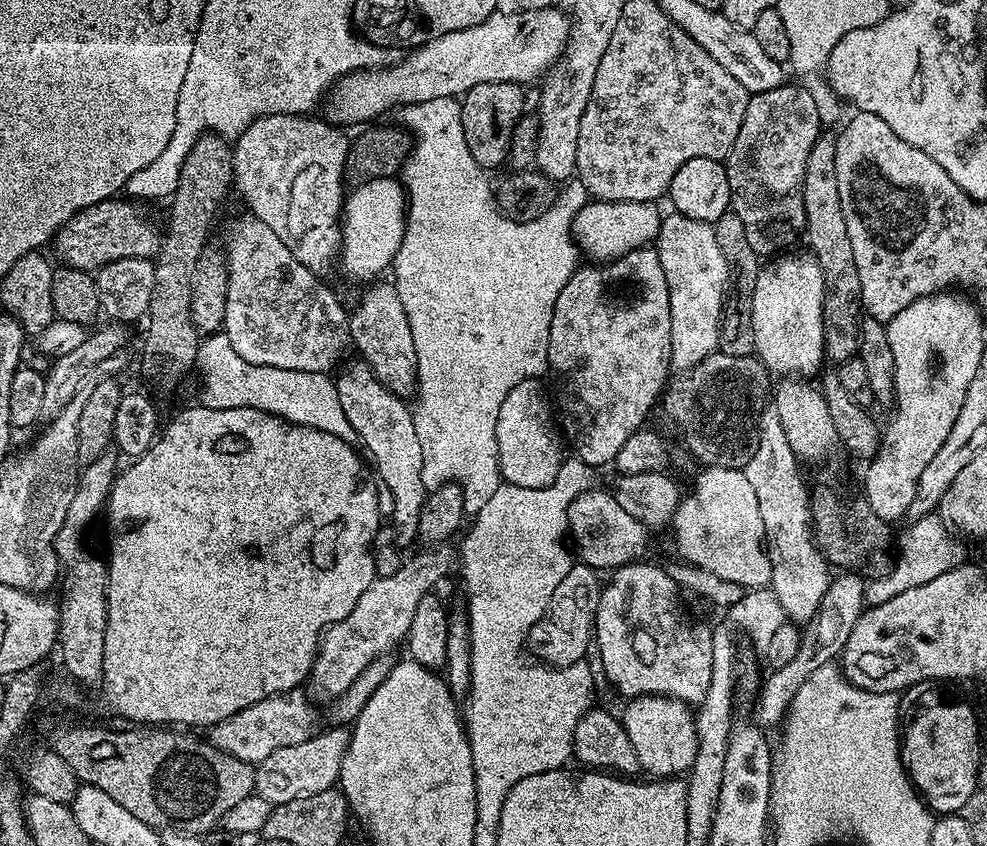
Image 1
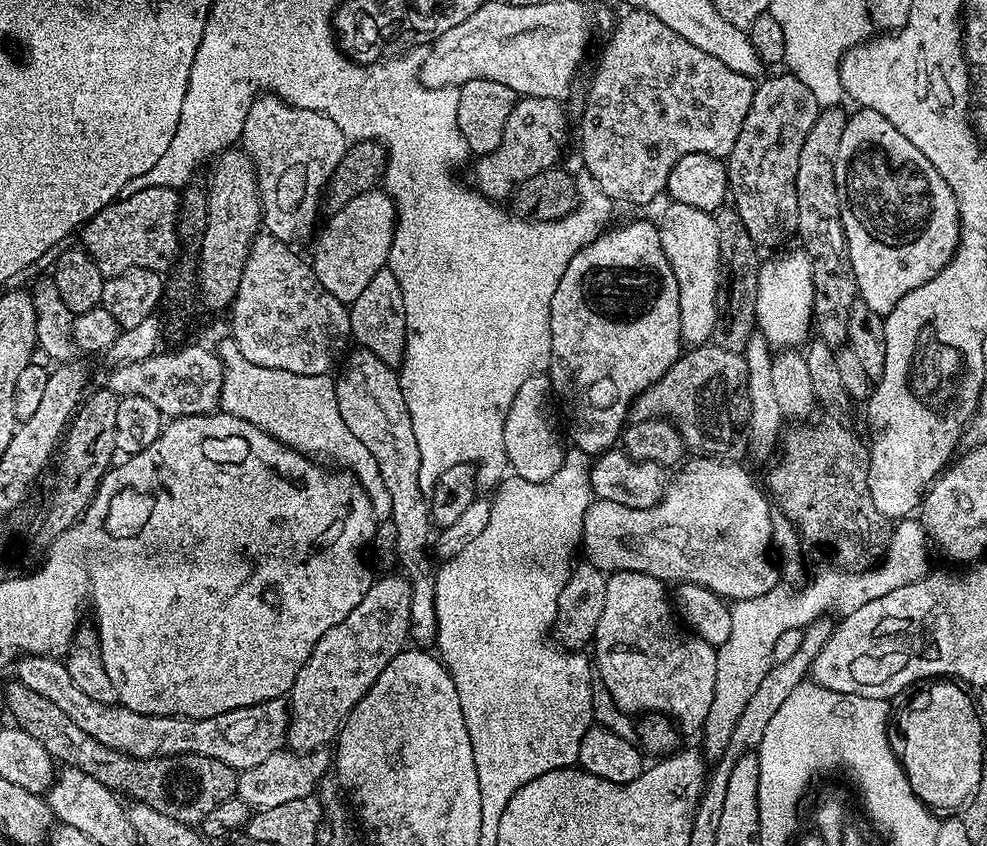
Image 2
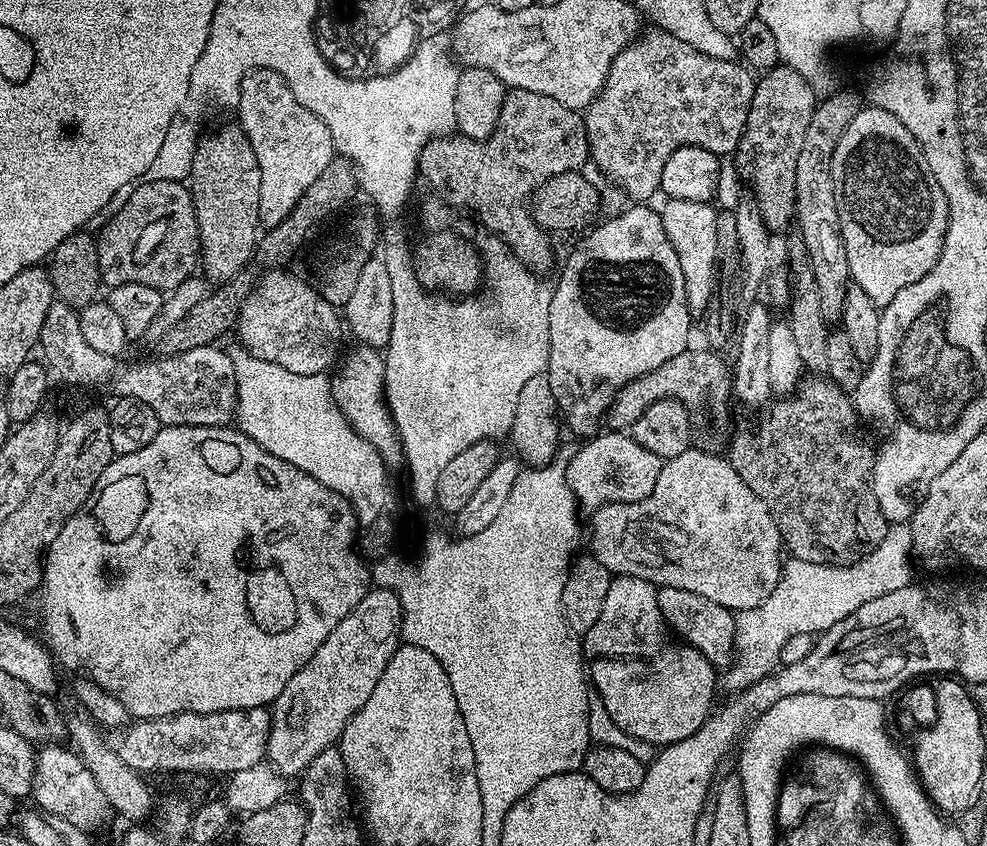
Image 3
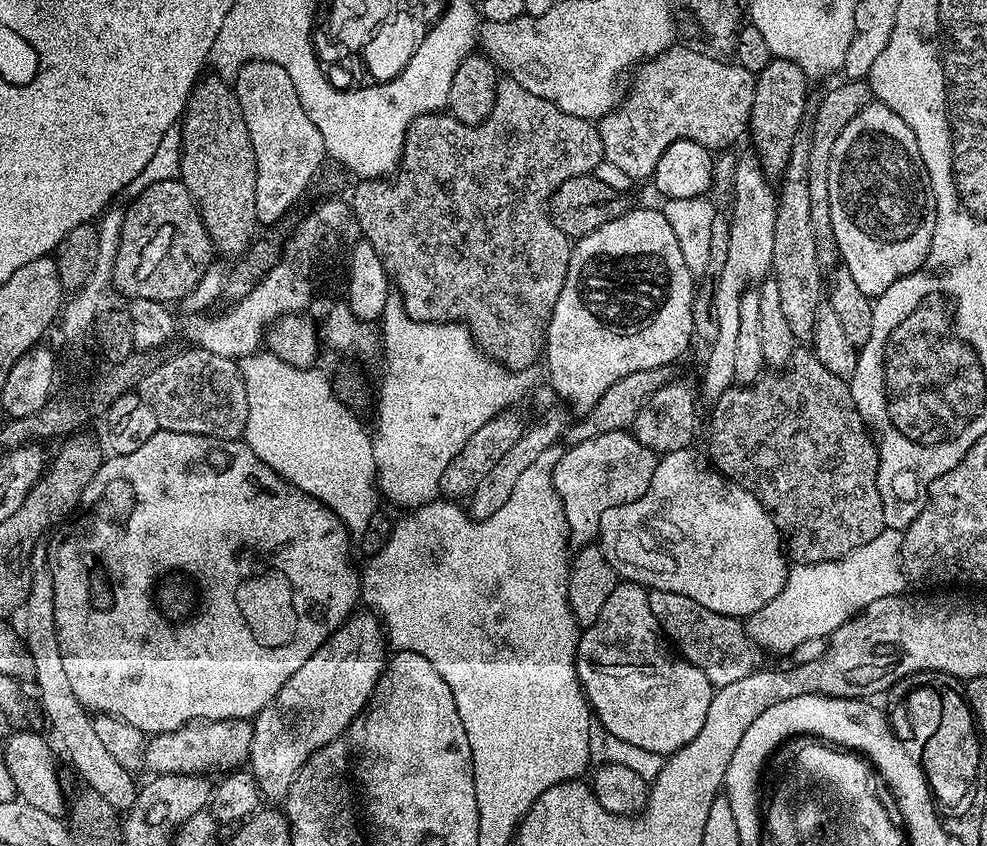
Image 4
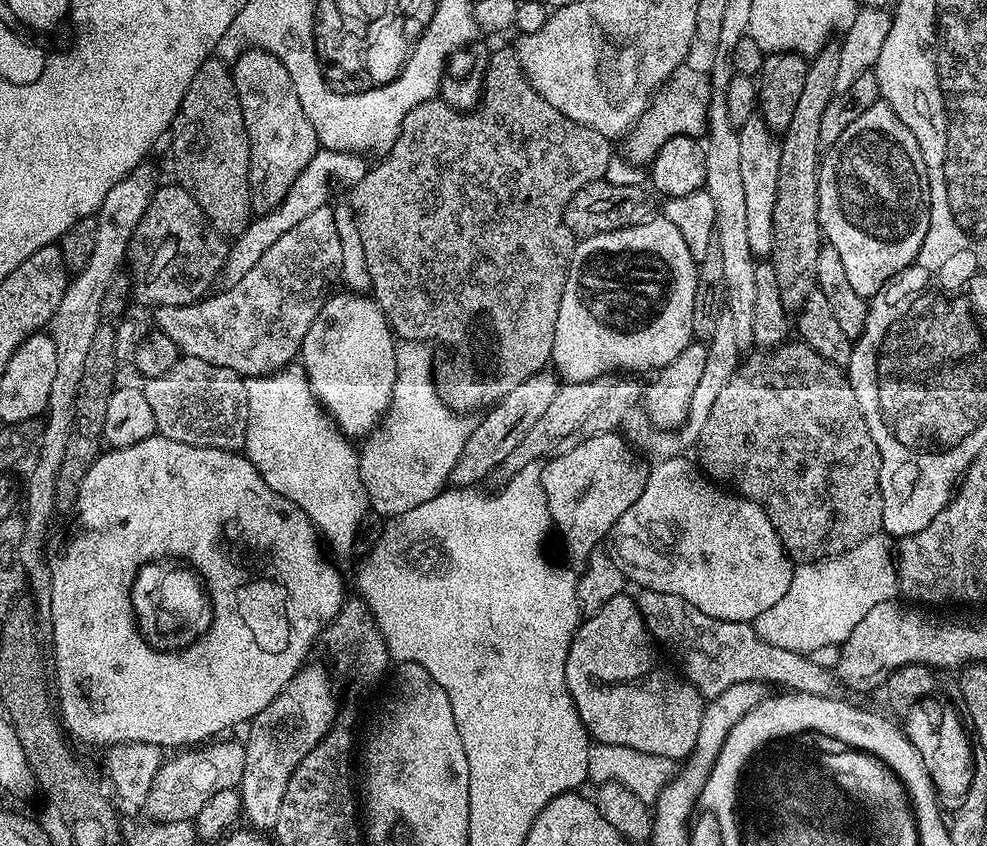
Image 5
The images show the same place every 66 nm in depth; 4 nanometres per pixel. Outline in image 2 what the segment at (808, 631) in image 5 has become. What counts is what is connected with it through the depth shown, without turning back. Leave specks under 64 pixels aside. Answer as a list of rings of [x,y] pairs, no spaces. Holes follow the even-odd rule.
[[[905,517],[895,523],[891,542],[882,561],[866,571],[845,572],[843,569],[825,568],[826,570],[816,573],[804,588],[794,590],[778,584],[774,590],[768,590],[761,597],[735,601],[730,606],[730,635],[716,651],[718,663],[714,699],[704,727],[700,730],[703,755],[707,759],[715,760],[726,750],[732,731],[735,730],[748,700],[774,665],[774,645],[786,630],[804,629],[814,620],[825,617],[834,608],[840,614],[853,612],[901,586],[920,581],[930,570],[928,548],[930,549],[930,544],[923,524],[915,517]]]

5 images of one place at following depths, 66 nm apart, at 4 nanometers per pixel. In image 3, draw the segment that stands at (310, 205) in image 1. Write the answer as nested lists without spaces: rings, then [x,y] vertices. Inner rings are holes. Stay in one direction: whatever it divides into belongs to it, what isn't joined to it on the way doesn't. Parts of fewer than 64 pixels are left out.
[[[256,68],[245,76],[240,87],[238,123],[244,129],[250,146],[254,146],[254,158],[258,158],[258,170],[262,174],[262,186],[258,190],[258,214],[265,229],[278,226],[295,208],[295,204],[312,182],[331,164],[336,156],[336,147],[330,138],[330,130],[306,106],[302,106],[292,96],[292,87],[280,74],[265,68]]]

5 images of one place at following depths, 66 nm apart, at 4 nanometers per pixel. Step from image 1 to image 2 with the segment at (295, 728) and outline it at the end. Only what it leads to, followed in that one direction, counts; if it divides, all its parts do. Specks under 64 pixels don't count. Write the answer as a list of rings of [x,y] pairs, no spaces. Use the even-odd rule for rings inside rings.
[[[24,654],[15,661],[15,668],[15,679],[19,683],[30,686],[30,690],[34,690],[34,694],[42,694],[42,698],[54,702],[54,706],[58,706],[58,710],[62,710],[62,714],[66,714],[66,718],[70,718],[70,722],[74,722],[74,726],[86,730],[86,734],[90,738],[102,742],[104,746],[117,748],[119,752],[124,752],[134,758],[177,756],[183,752],[189,752],[199,756],[209,756],[218,762],[226,762],[226,766],[243,770],[258,766],[258,762],[266,762],[266,758],[270,758],[270,754],[281,751],[286,744],[290,708],[283,699],[258,702],[254,706],[230,710],[226,714],[218,714],[201,720],[194,720],[190,716],[147,716],[123,706],[94,702],[94,698],[90,698],[84,691],[78,690],[78,686],[74,686],[74,682],[70,678],[70,670],[66,670],[63,659],[54,656],[28,656]]]

